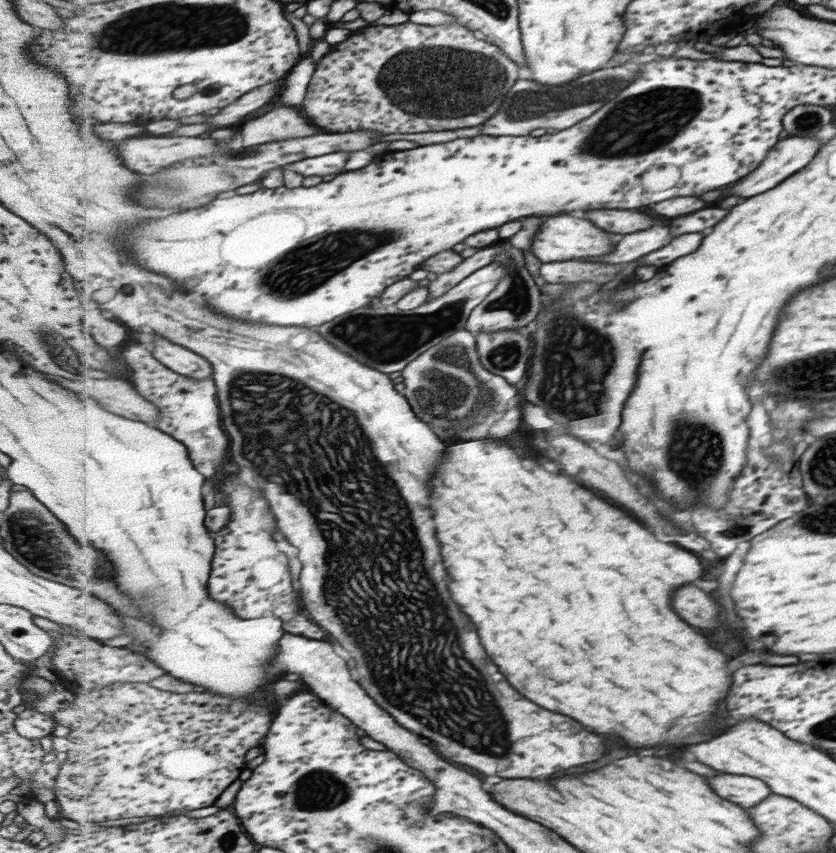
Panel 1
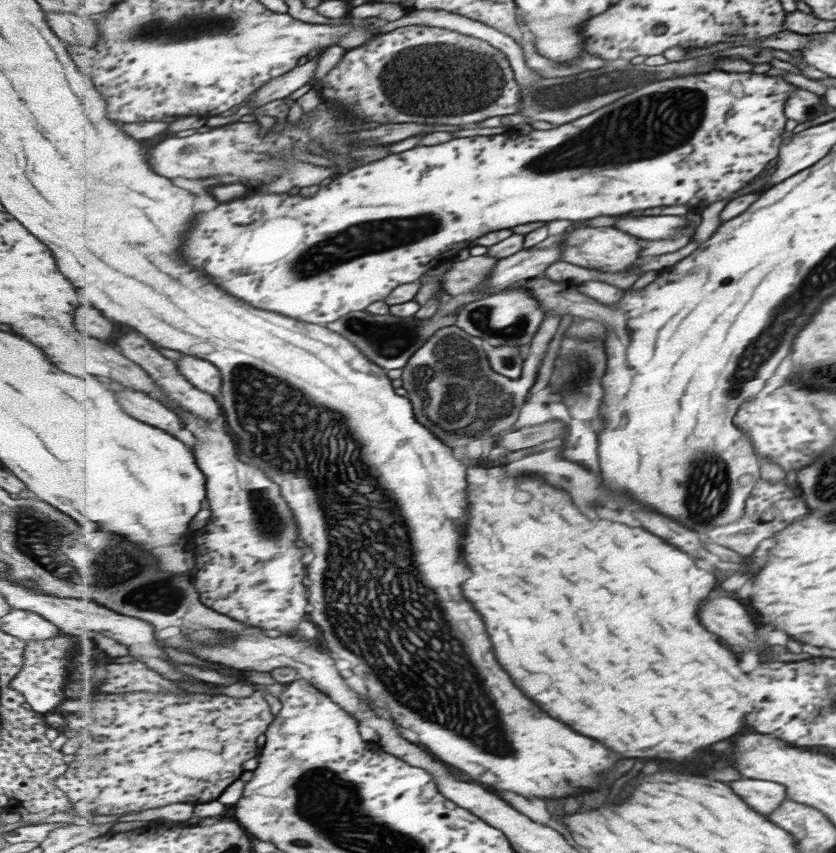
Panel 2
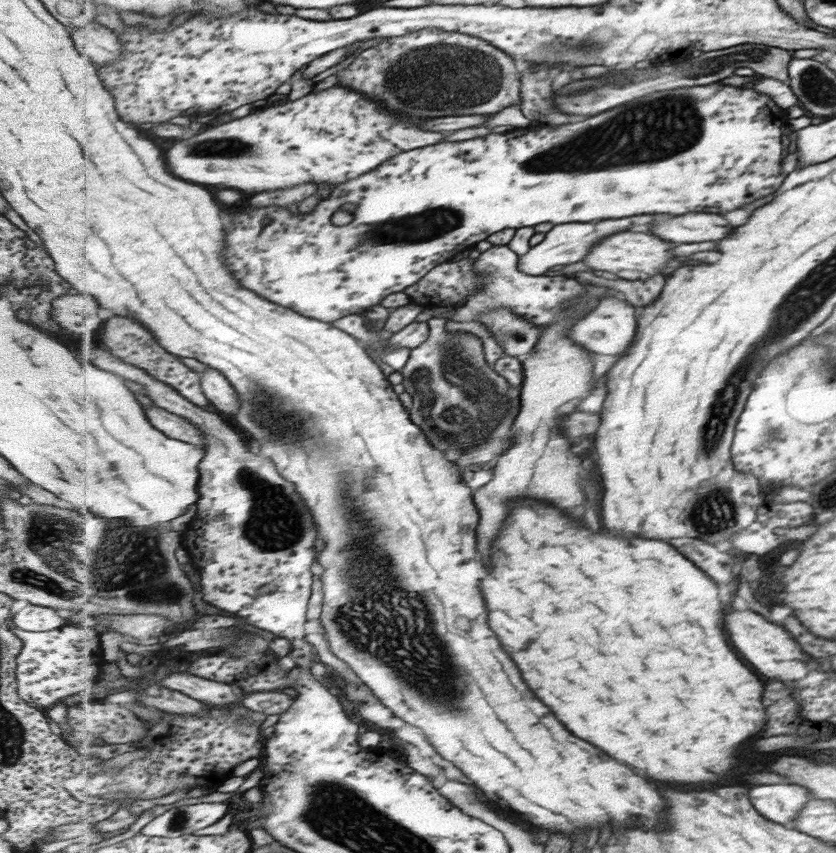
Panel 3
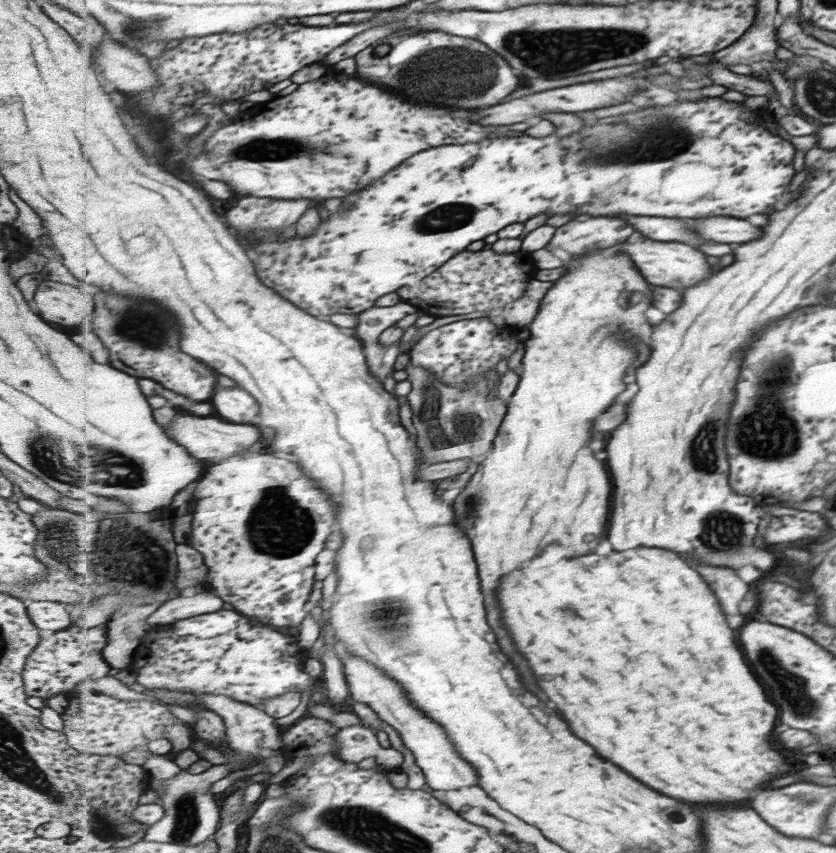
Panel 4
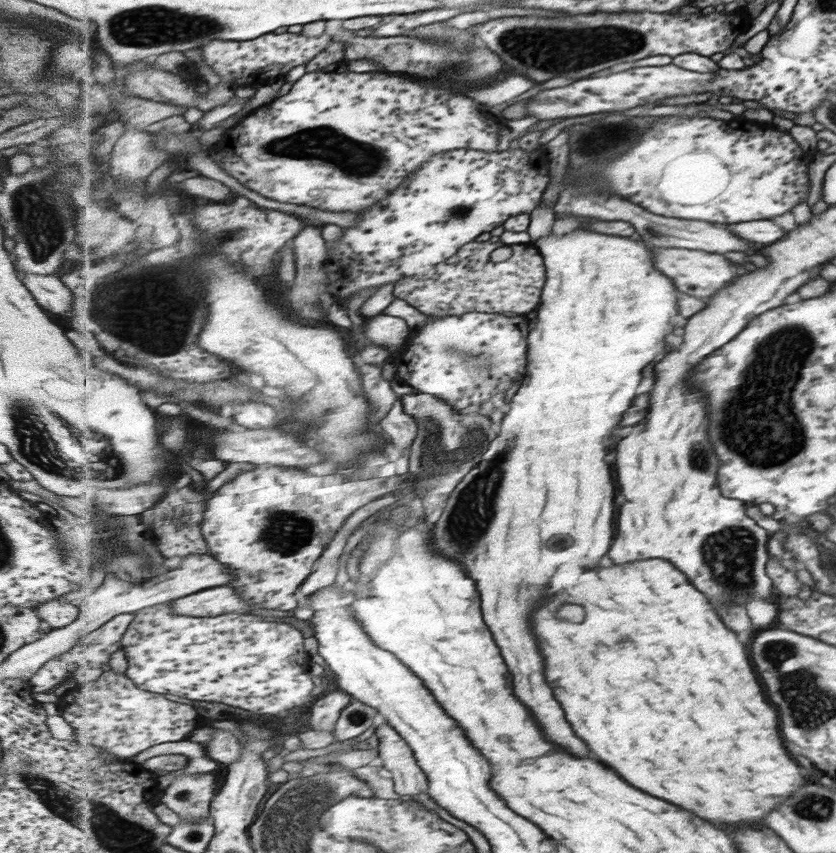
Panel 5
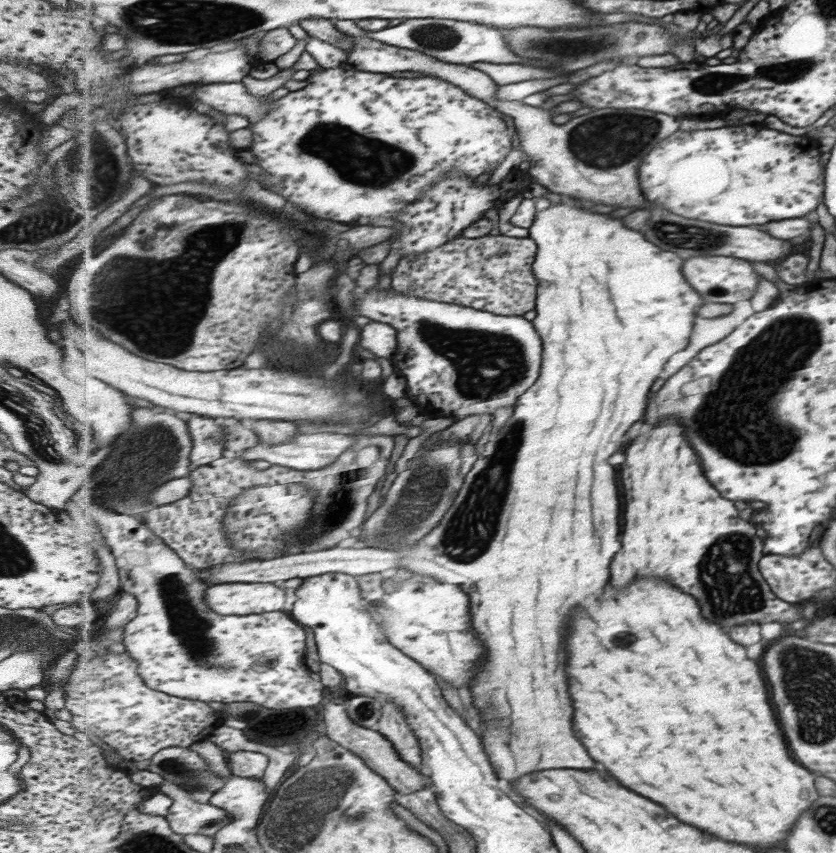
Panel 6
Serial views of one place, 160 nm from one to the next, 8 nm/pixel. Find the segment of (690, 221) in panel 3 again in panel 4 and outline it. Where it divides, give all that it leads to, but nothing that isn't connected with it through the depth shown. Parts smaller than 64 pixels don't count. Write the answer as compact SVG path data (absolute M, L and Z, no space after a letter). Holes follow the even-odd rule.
M715 216L715 218L703 218L695 220L693 226L703 238L723 242L723 244L745 244L749 240L757 240L761 230L757 226L751 226L749 222L741 218L731 216Z

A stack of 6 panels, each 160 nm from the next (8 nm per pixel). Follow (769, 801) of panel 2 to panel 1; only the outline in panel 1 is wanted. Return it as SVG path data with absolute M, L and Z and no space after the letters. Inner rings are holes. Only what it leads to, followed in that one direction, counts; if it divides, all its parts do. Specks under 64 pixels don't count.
M721 774L715 778L709 778L713 782L713 790L721 794L723 798L729 798L731 802L737 802L745 808L759 804L769 796L769 788L765 782L749 776L735 776L735 774Z

